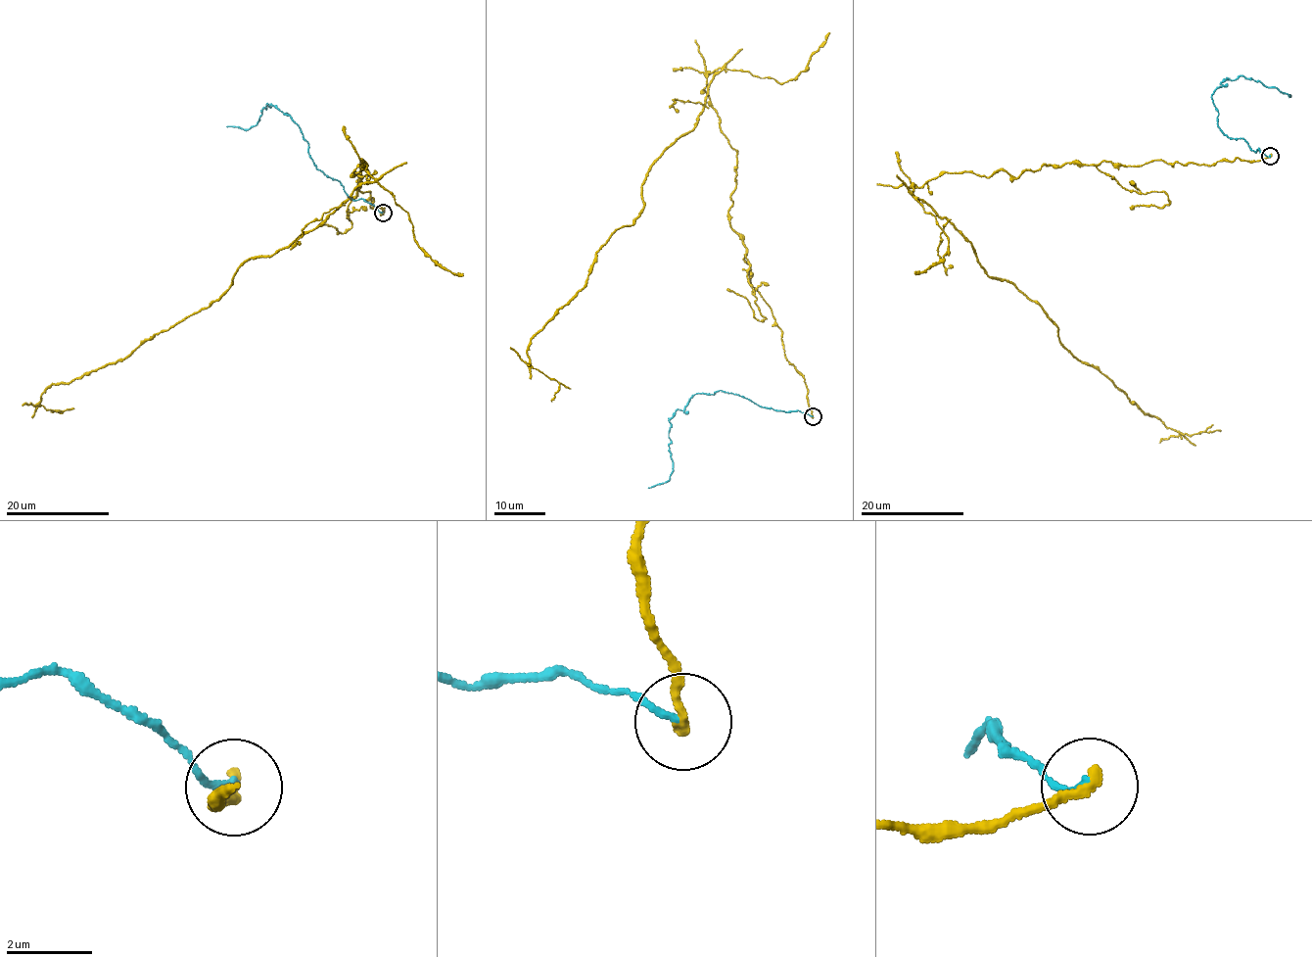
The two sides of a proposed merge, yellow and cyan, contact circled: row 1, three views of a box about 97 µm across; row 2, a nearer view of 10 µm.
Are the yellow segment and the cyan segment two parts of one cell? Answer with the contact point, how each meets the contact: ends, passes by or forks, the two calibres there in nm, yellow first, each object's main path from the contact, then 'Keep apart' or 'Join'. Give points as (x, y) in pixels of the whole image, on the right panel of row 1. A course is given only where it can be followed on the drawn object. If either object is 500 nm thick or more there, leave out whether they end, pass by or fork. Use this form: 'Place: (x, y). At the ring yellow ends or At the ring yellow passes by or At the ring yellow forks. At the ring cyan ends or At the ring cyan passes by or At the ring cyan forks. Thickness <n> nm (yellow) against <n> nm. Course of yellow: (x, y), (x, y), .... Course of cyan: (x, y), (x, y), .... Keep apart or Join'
Place: (1270, 156). At the ring yellow ends. At the ring cyan ends. Thickness 260 nm (yellow) against 170 nm. Course of yellow: (1271, 156), (1066, 164), (1016, 178), (943, 172), (912, 194), (1144, 412), (1189, 435), (1221, 430). Course of cyan: (1271, 155), (1258, 149), (1254, 152), (1241, 138), (1224, 135), (1211, 96), (1226, 79), (1241, 75), (1290, 96). Keep apart

